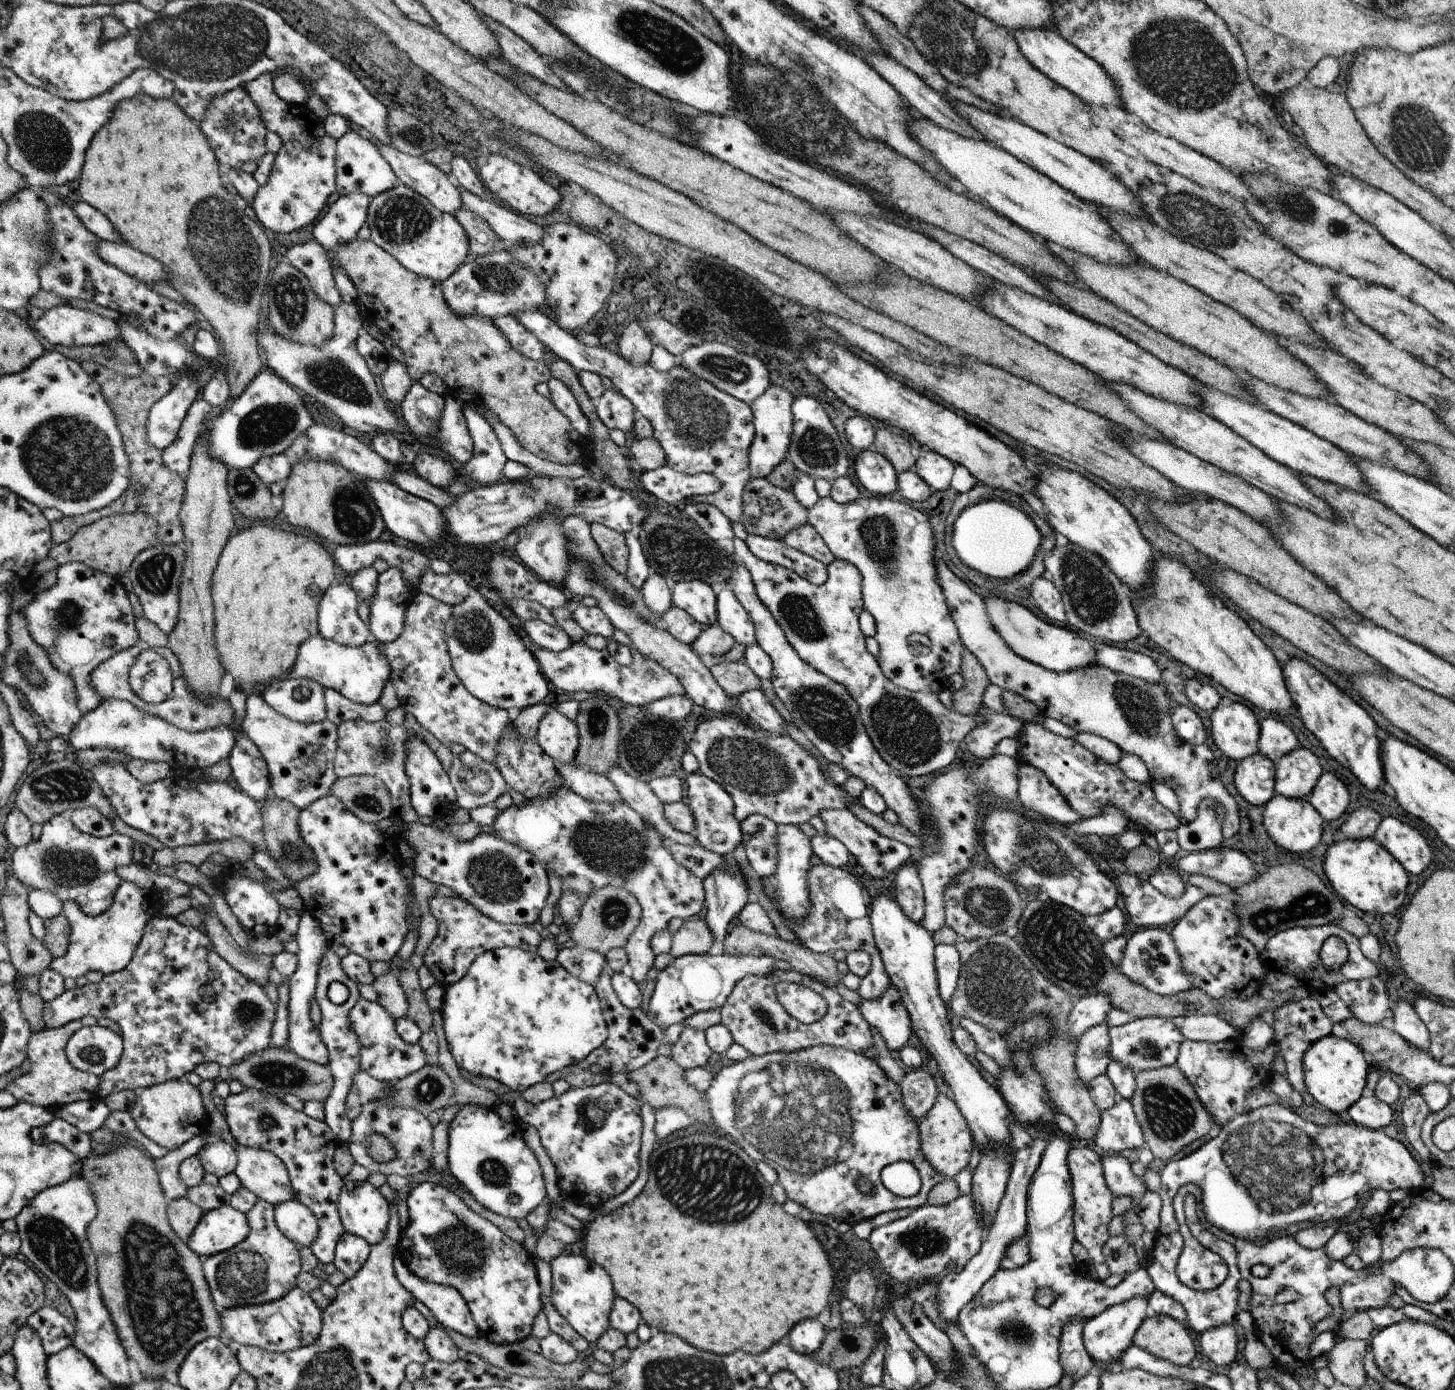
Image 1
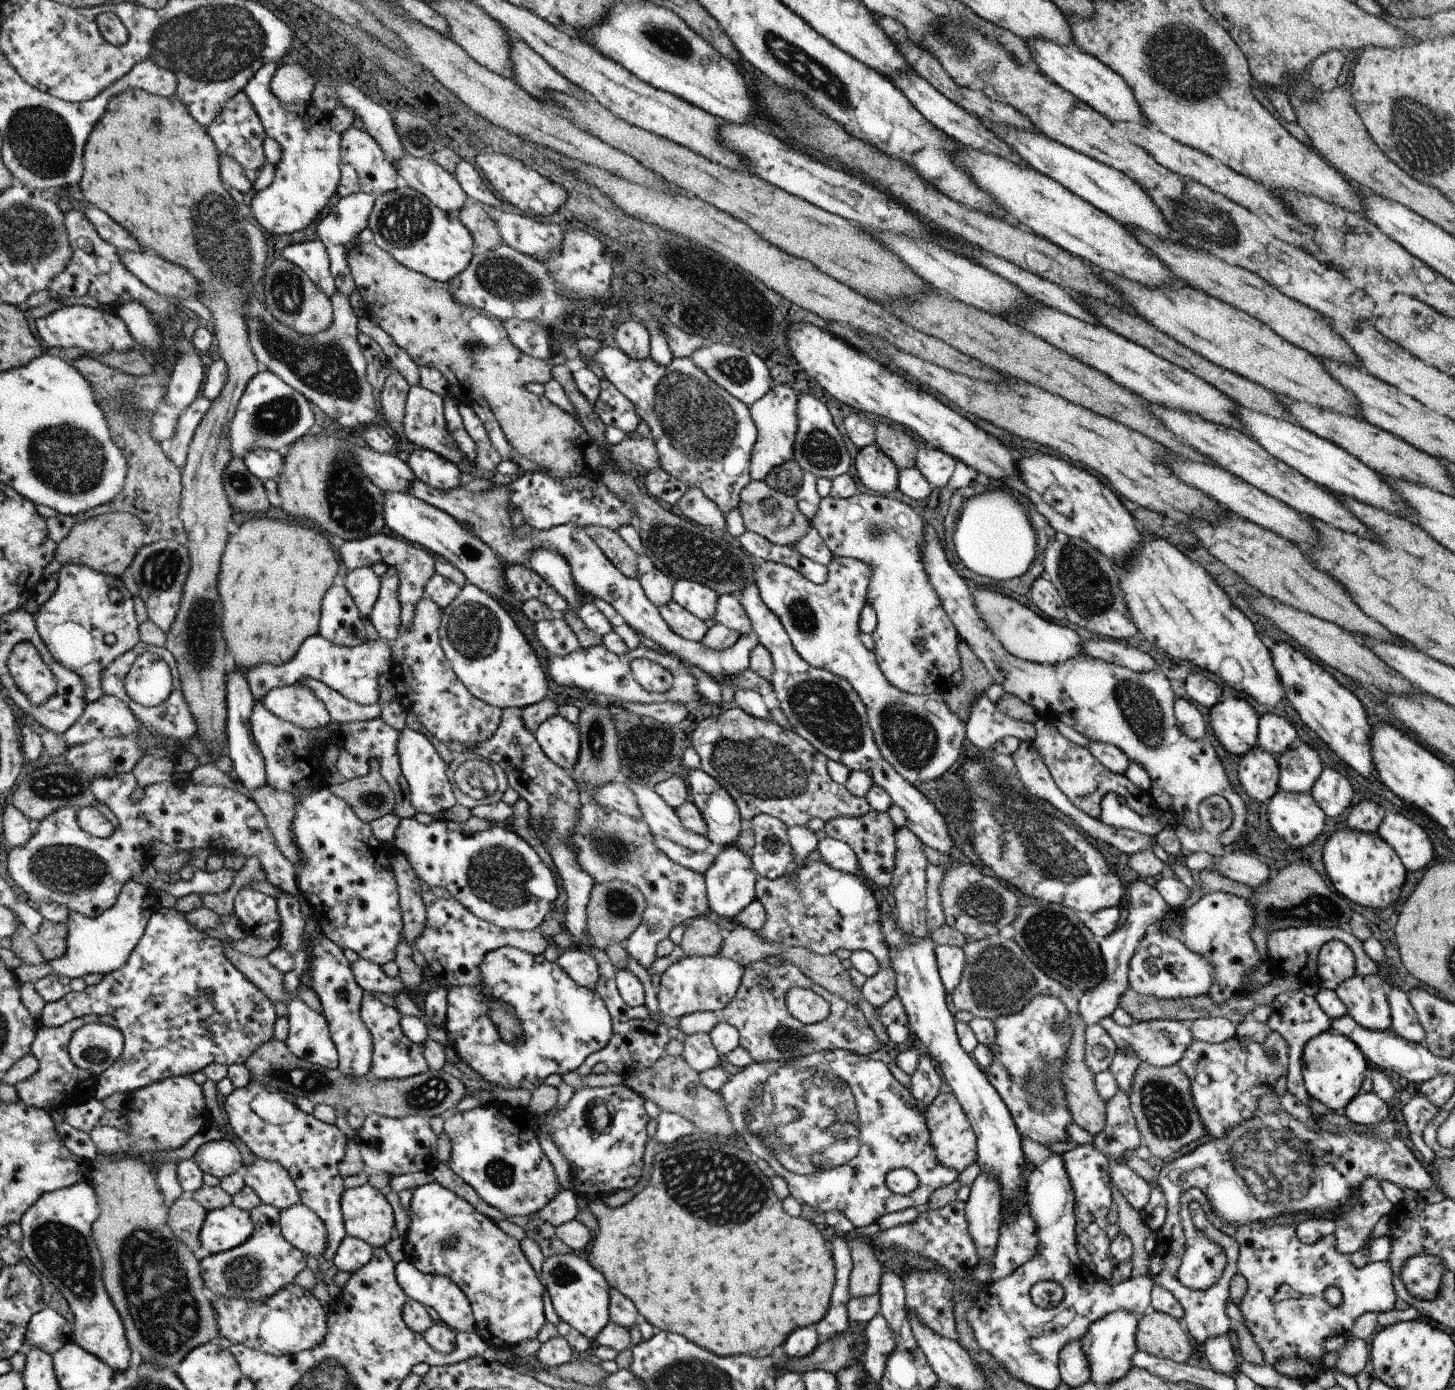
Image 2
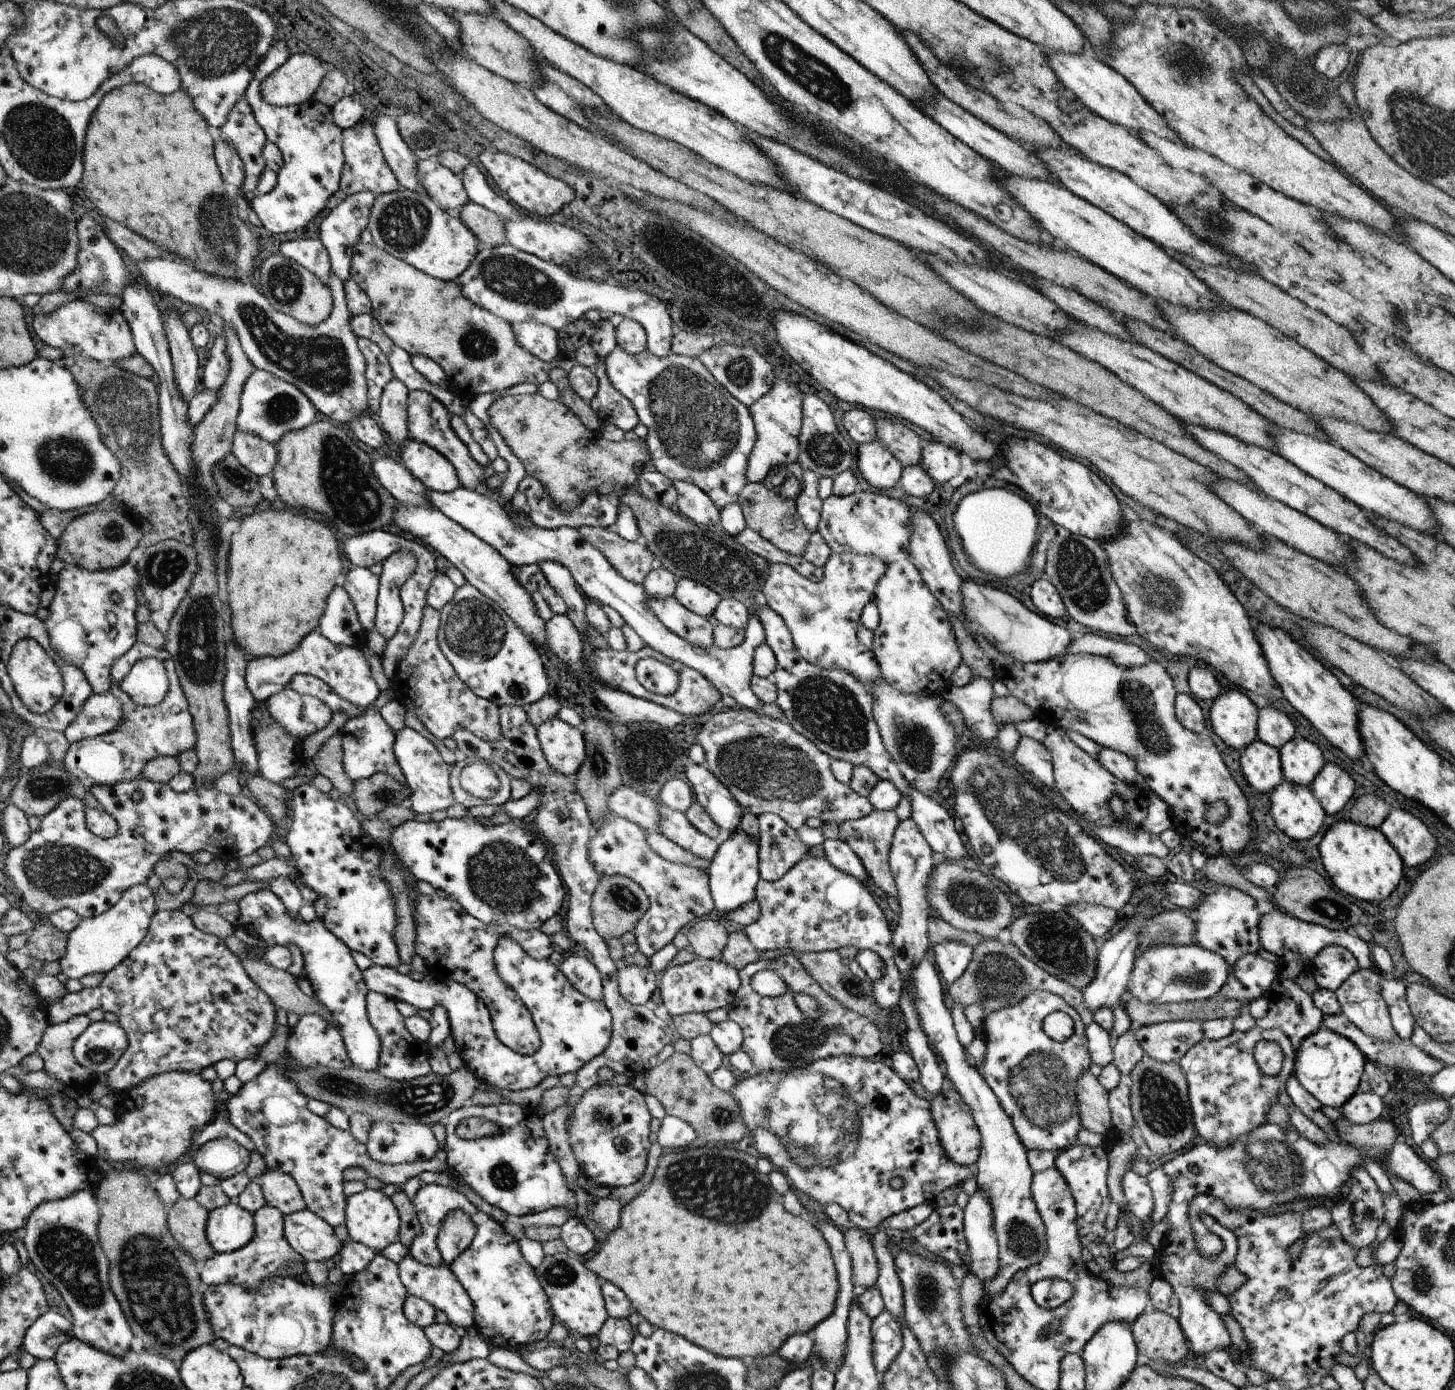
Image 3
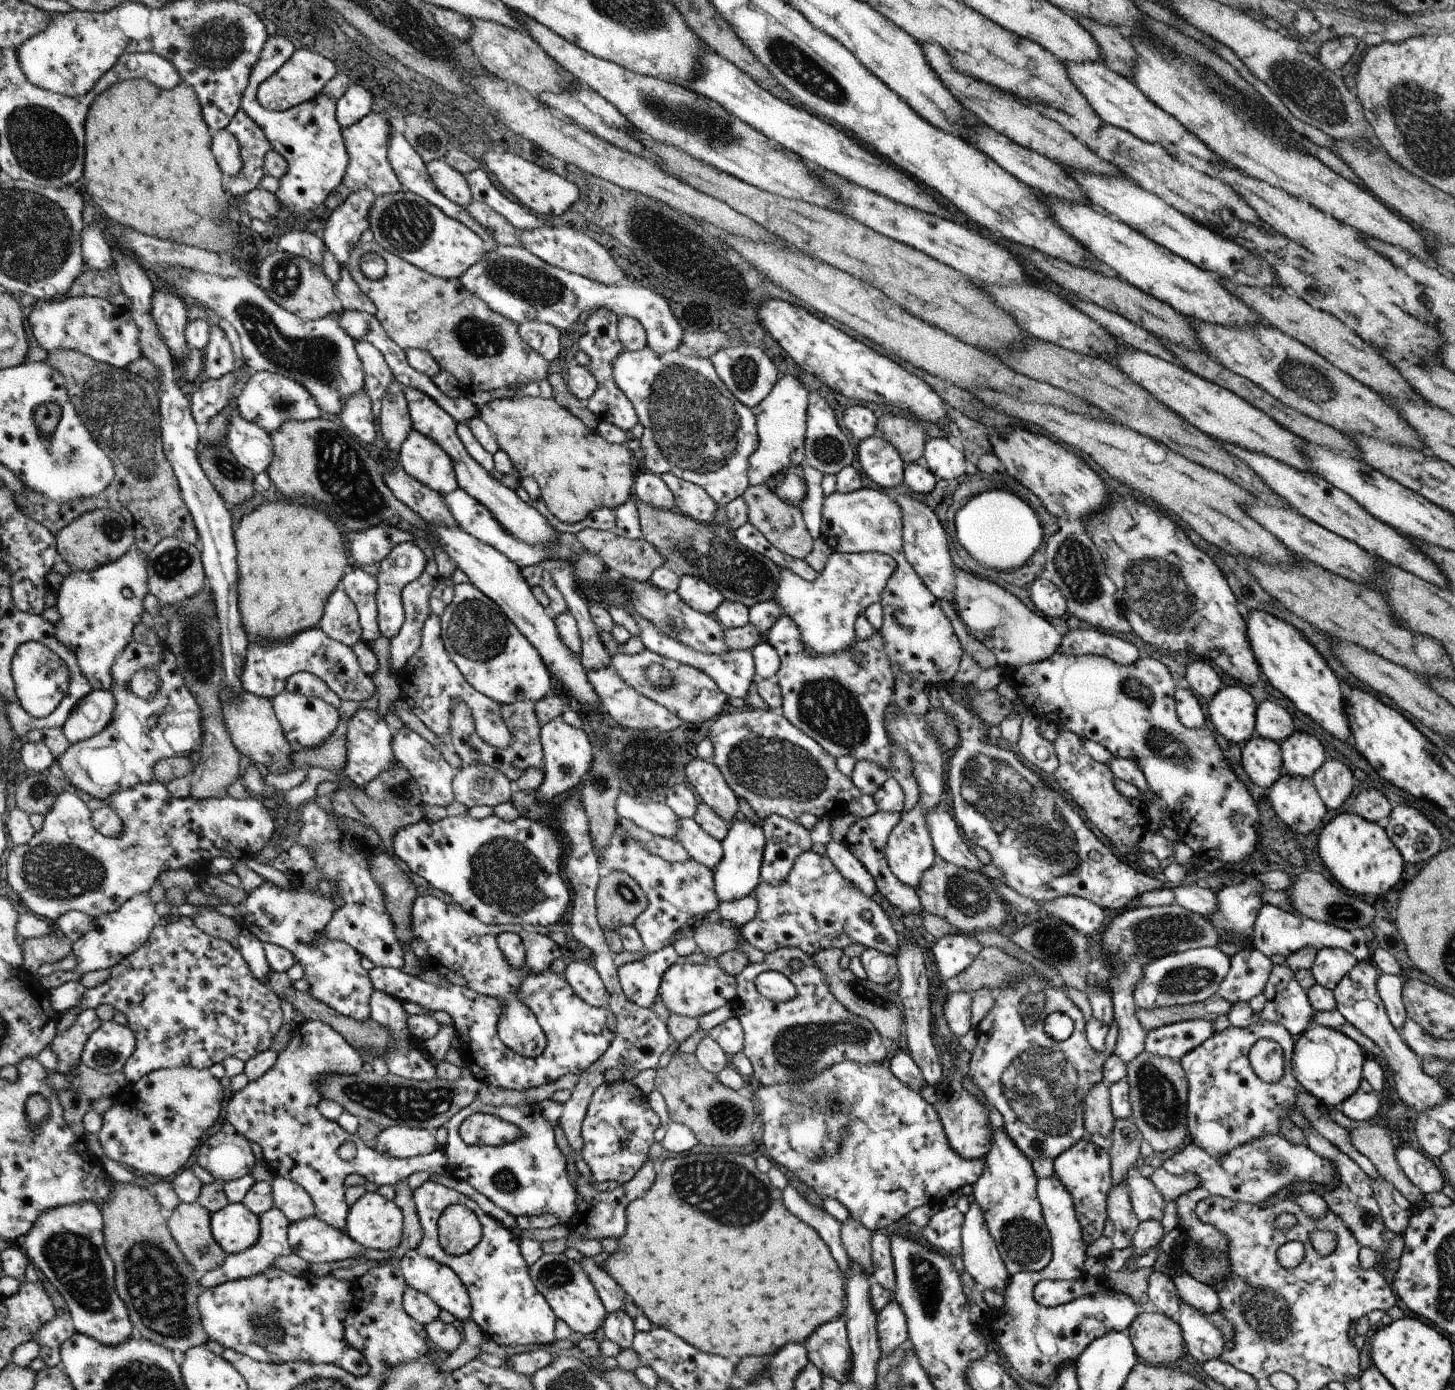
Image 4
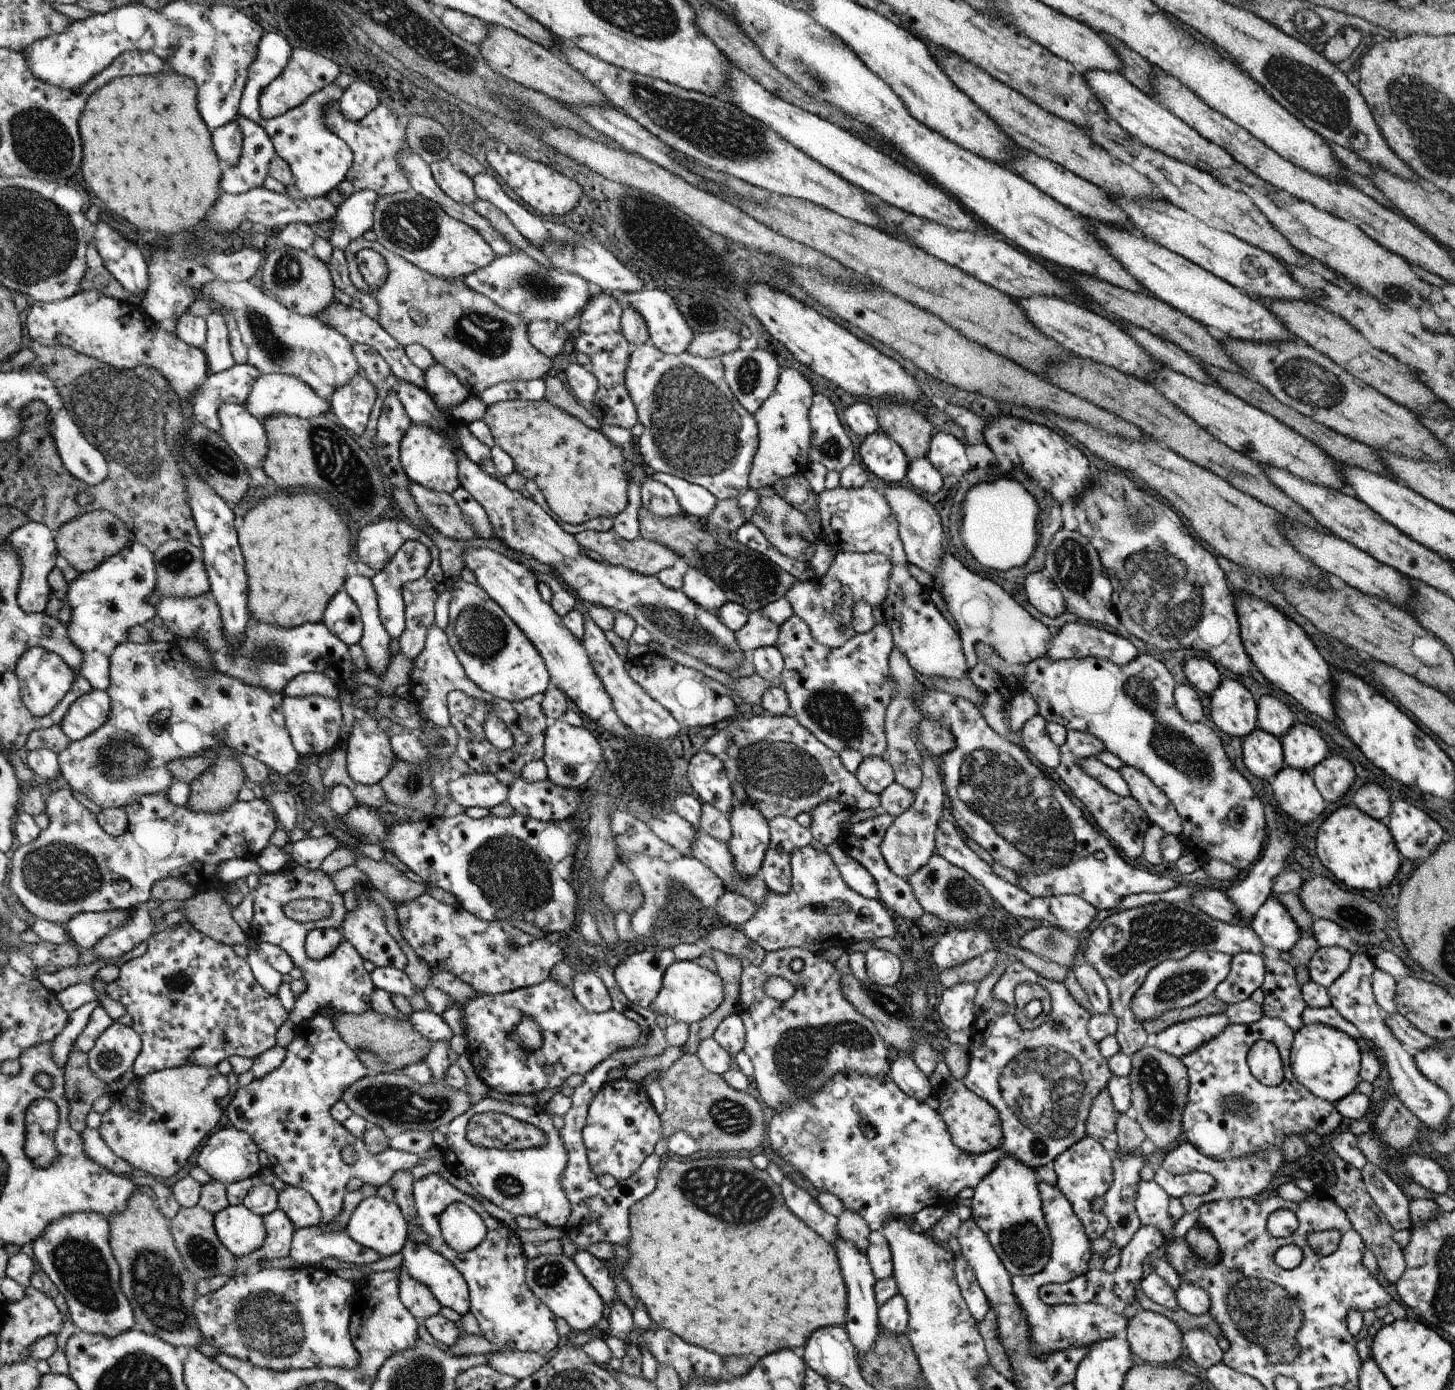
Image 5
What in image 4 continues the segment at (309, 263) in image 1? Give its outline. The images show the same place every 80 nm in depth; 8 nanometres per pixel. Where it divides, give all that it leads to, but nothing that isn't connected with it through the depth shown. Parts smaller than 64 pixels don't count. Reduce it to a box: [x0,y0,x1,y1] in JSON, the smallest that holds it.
[277,228,326,267]

